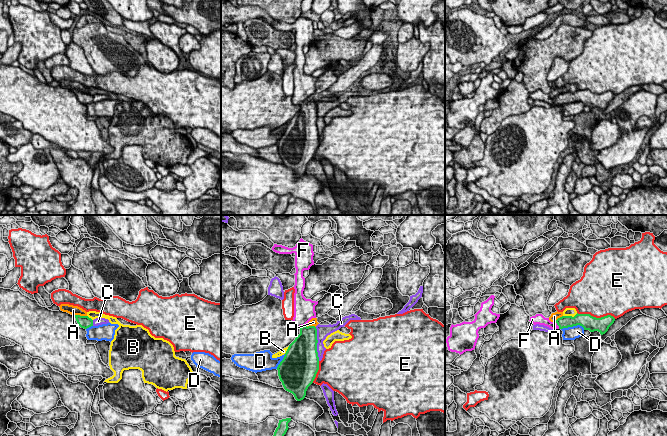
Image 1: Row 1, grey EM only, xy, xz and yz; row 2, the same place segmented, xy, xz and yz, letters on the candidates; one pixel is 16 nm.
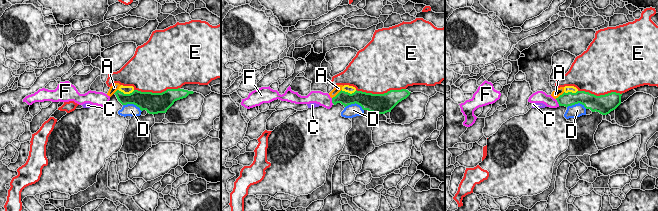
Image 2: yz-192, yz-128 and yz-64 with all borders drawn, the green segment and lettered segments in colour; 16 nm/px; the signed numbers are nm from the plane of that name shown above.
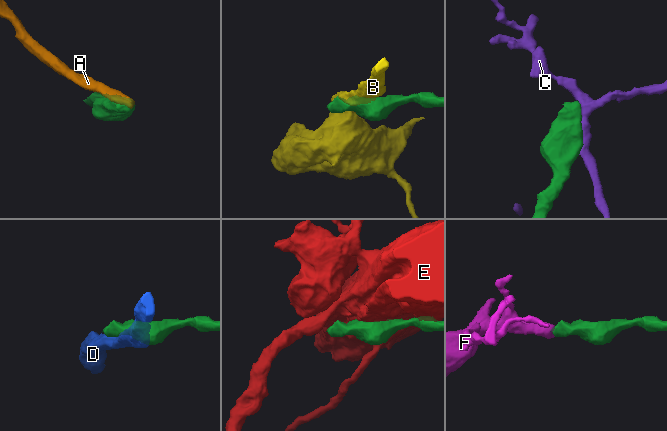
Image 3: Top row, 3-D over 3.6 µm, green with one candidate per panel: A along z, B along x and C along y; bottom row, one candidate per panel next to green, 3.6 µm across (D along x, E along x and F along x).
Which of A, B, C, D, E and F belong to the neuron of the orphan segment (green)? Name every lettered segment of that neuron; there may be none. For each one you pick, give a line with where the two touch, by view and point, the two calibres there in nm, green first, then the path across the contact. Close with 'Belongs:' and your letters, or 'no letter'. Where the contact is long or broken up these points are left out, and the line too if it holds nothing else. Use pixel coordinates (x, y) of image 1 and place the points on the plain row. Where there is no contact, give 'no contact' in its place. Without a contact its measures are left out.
F: yz (557, 100) | 190/140 nm | across yz (565, 97), (557, 100), (549, 100), (542, 96)
Belongs: F

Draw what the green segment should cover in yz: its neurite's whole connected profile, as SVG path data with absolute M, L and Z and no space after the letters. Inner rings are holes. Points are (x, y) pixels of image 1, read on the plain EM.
M536 90L530 93L529 96L534 101L544 101L551 105L563 105L580 101L584 106L590 108L598 107L601 111L605 110L609 103L614 99L615 94L611 91L607 91L601 94L596 94L590 90L576 90L572 92L562 92L555 98L551 98L549 94L545 94L542 90Z

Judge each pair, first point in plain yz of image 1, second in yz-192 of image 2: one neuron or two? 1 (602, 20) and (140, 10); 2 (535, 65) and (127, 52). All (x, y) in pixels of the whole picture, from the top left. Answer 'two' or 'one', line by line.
1: two
2: two

